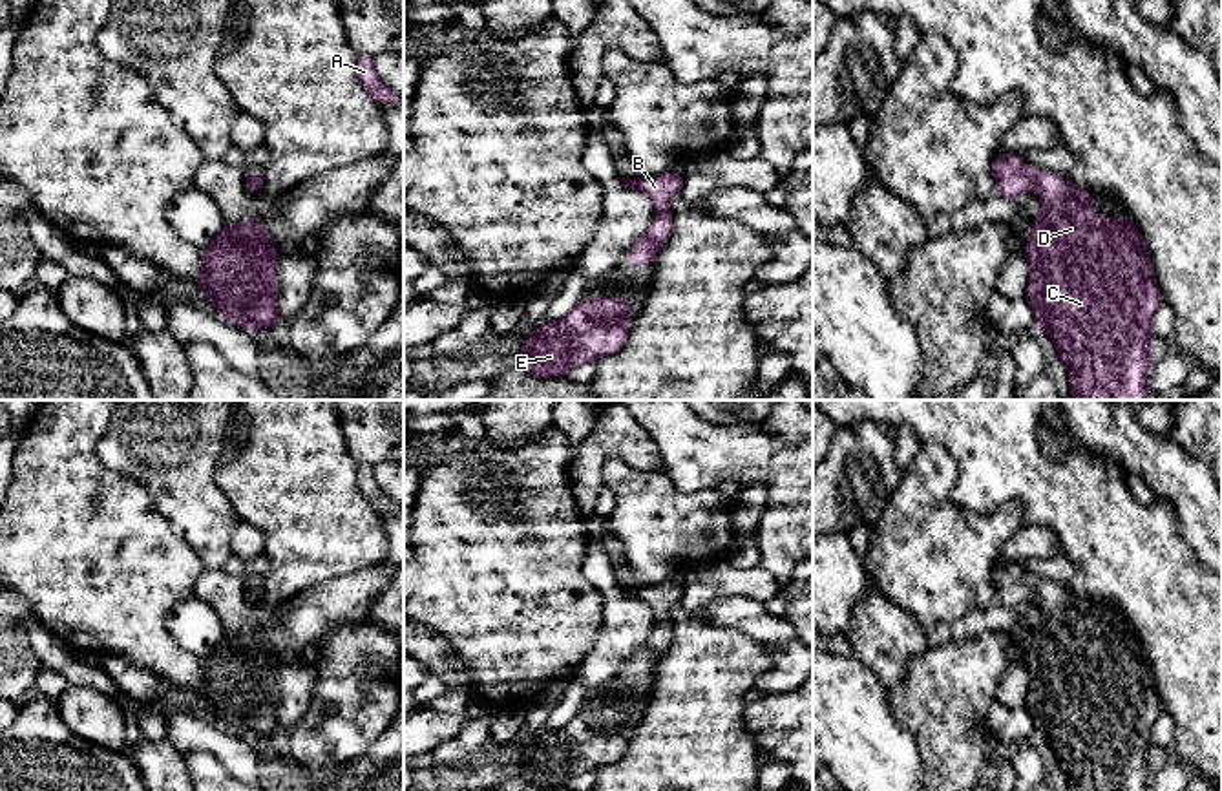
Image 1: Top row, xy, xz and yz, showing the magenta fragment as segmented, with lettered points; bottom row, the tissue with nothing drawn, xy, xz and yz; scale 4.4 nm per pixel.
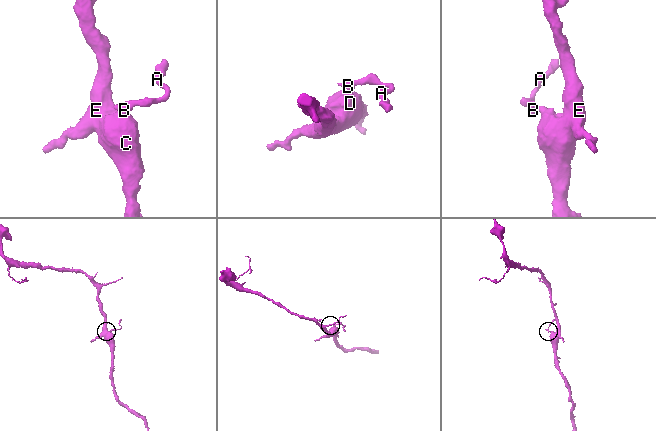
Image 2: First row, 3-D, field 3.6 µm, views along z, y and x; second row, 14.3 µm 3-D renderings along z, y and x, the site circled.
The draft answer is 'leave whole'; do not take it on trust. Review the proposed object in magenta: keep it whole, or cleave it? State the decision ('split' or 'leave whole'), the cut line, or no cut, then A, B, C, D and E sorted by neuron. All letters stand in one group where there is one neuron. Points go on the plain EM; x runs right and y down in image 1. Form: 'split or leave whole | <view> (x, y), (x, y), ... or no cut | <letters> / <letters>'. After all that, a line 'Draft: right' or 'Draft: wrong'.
leave whole | no cut | A B C D E
Draft: right

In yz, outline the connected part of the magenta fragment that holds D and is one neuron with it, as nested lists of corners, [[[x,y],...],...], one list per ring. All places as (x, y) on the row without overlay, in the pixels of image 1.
[[[1016,561],[992,570],[997,603],[1019,608],[1036,599],[1041,623],[1032,632],[1025,658],[1028,700],[1025,709],[1034,722],[1034,738],[1054,751],[1069,791],[1147,791],[1156,753],[1151,731],[1164,712],[1151,667],[1131,627],[1096,627],[1094,605],[1047,579],[1030,579]]]

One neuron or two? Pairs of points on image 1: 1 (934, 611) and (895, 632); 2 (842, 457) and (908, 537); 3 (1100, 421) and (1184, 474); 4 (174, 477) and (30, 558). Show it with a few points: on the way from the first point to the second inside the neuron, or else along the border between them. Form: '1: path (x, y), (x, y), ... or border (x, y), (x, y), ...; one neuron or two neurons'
1: border (884, 594), (927, 629); two neurons
2: border (903, 474), (901, 485), (883, 508); two neurons
3: path (1118, 433), (1137, 452), (1162, 463); one neuron
4: border (110, 472), (136, 479), (170, 528); two neurons

